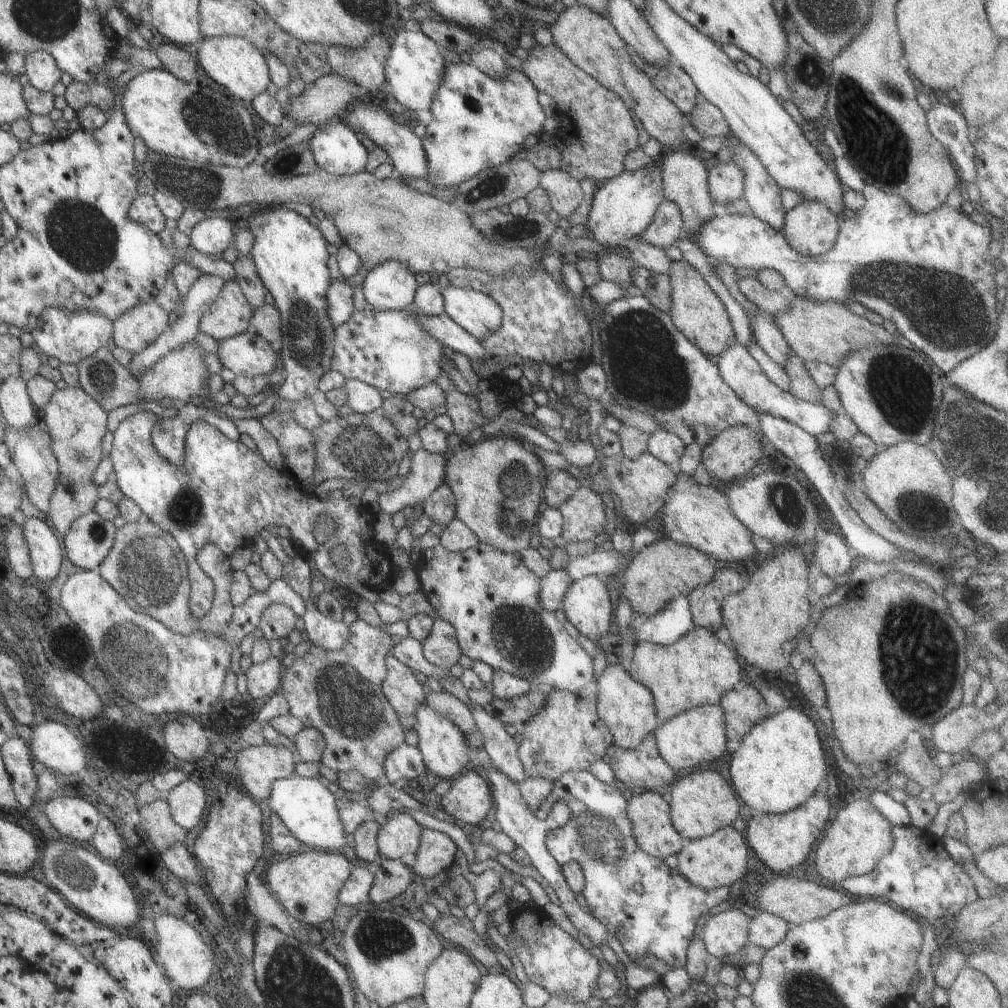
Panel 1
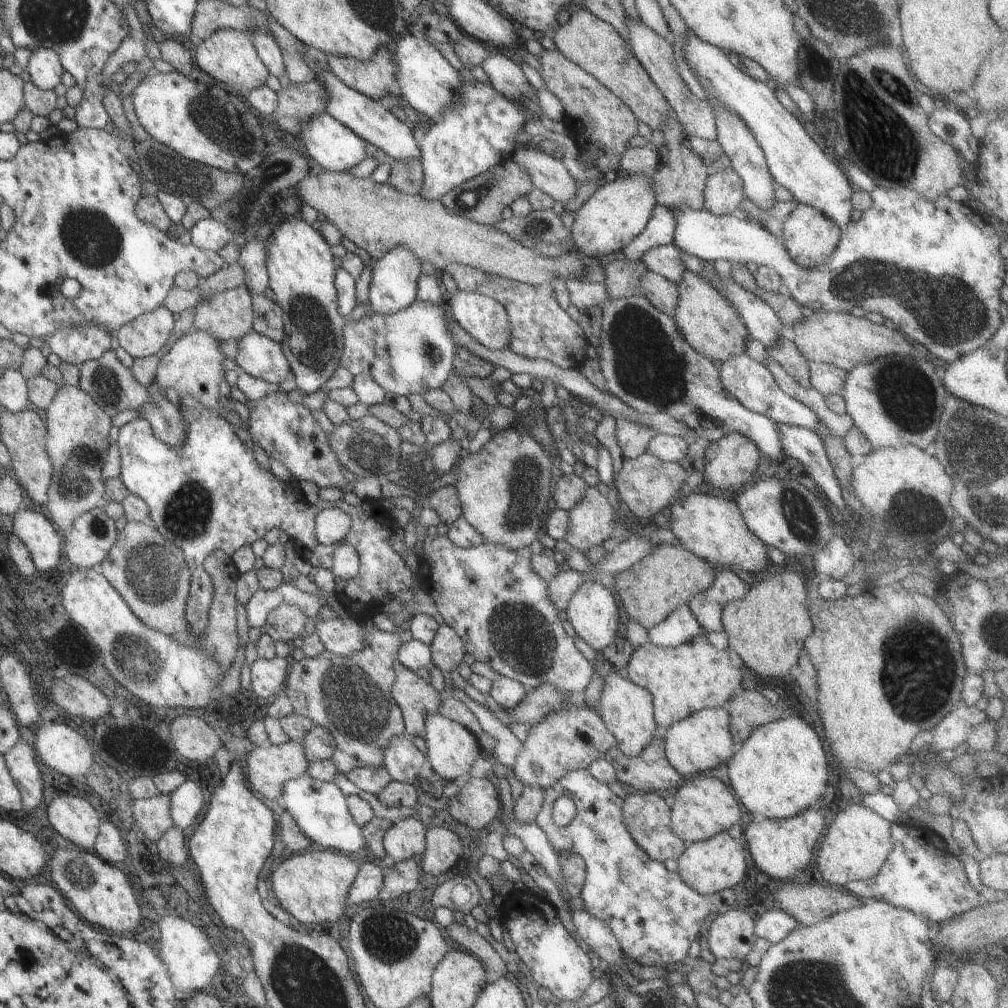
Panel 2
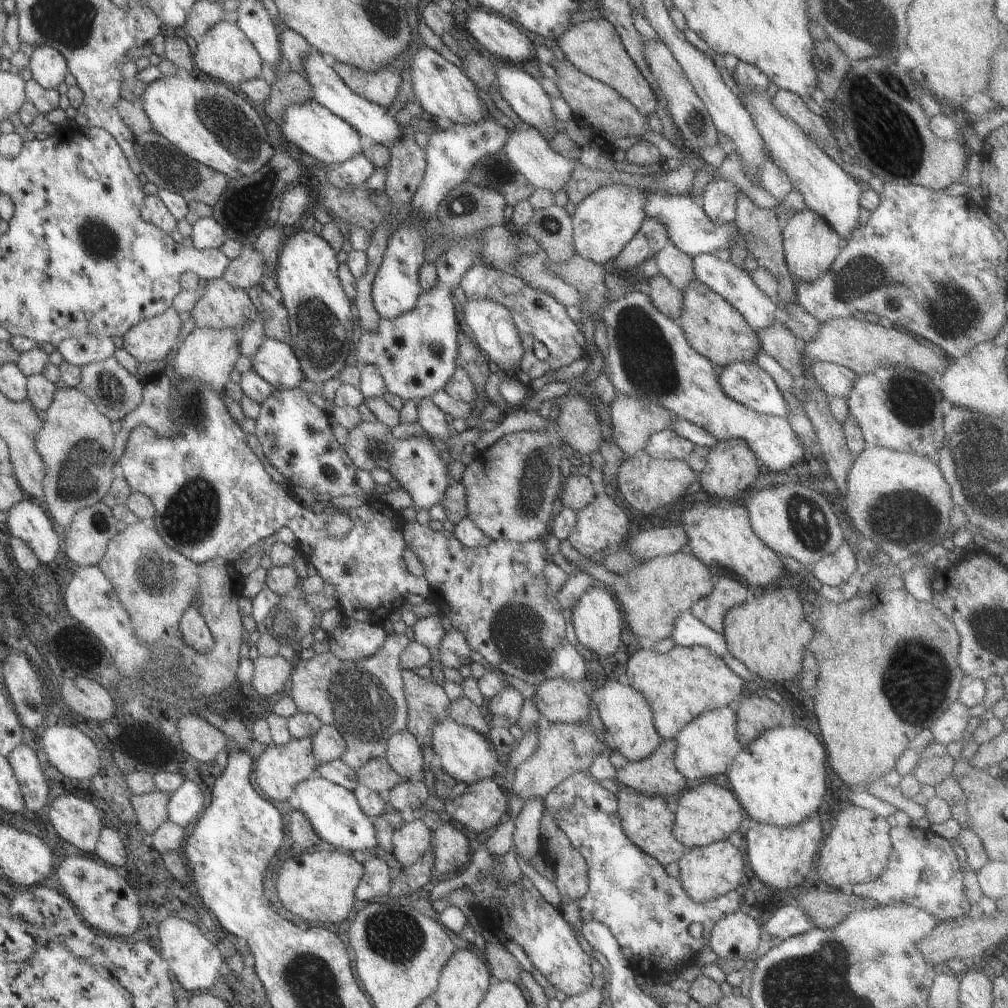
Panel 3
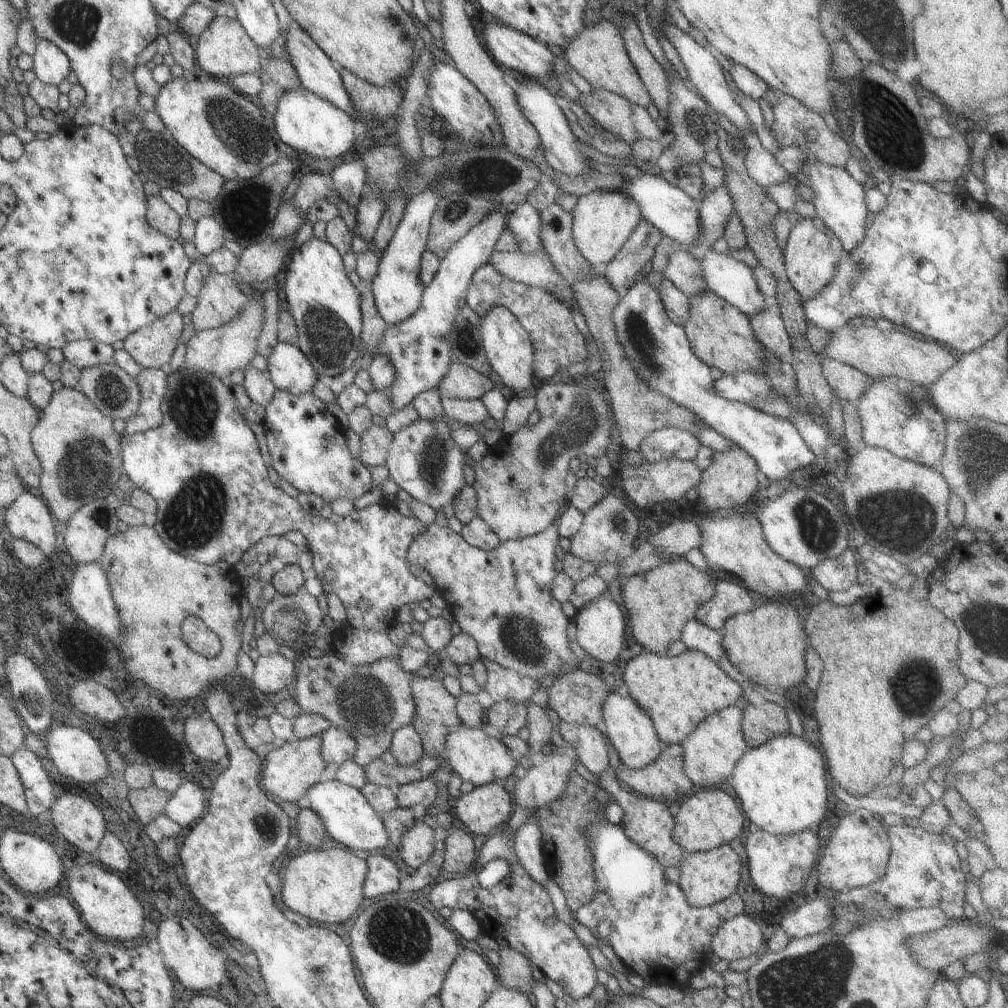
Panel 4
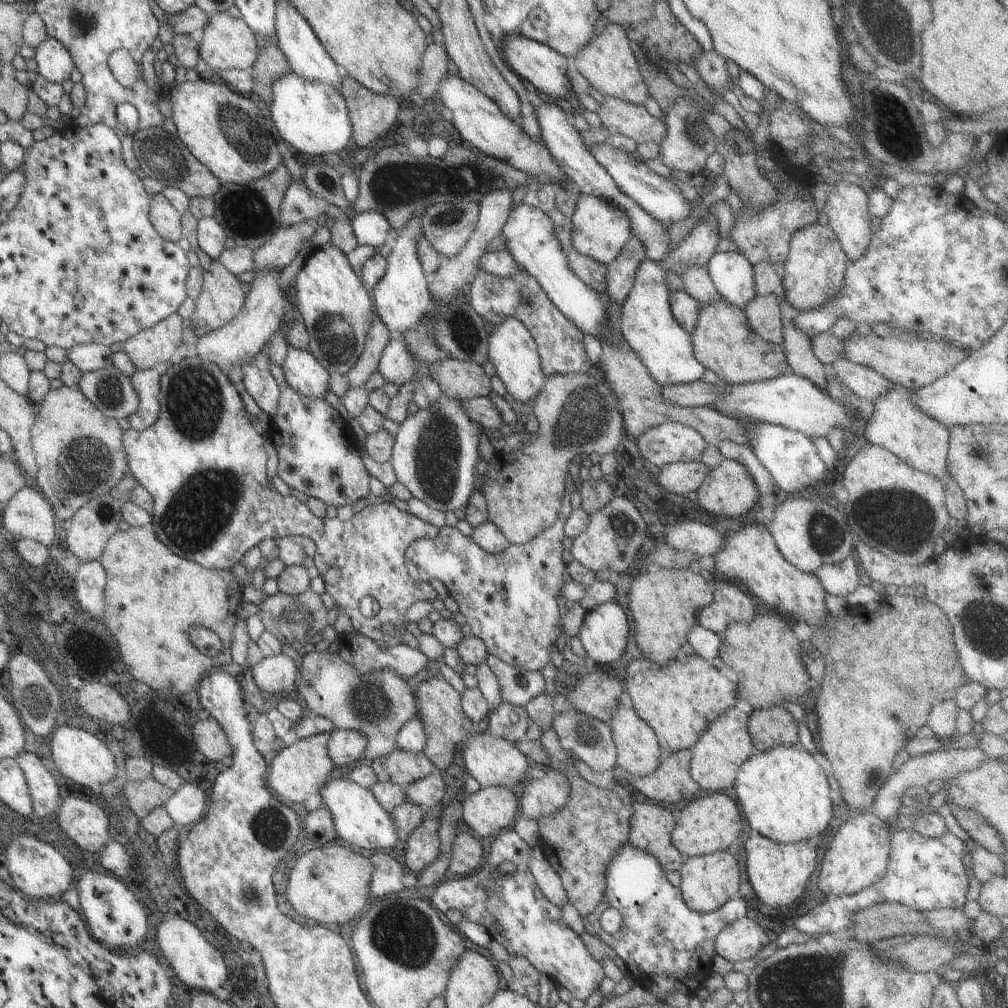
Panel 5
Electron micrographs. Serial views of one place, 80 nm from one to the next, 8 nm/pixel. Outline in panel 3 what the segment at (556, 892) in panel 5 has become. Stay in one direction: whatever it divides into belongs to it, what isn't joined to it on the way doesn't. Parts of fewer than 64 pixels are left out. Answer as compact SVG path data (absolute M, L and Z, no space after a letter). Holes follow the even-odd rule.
M523 799L522 809L514 821L512 846L514 854L528 862L535 854L540 854L540 818L543 811L541 799Z

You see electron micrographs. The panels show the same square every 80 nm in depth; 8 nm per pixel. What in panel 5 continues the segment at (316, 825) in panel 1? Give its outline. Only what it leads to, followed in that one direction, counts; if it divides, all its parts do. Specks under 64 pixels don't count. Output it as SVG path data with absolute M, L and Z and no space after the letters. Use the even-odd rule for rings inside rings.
M337 776L318 790L321 805L327 807L330 812L337 841L358 846L368 850L385 850L394 847L398 832L393 824L390 811L386 811L375 797L369 792L367 786L362 786L353 779L341 779Z

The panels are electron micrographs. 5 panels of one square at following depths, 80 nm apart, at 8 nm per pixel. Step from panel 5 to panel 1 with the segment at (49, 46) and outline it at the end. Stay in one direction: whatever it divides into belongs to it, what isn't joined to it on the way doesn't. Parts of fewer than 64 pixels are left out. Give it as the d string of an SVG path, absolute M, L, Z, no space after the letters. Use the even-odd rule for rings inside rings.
M32 51L25 56L23 74L27 78L27 85L39 91L51 91L62 73L47 52Z

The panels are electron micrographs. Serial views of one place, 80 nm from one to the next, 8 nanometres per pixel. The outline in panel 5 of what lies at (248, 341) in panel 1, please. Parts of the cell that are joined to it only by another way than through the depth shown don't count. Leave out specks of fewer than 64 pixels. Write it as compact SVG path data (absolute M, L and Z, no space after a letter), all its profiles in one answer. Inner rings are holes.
M287 346L287 354L280 368L286 384L299 394L323 399L330 390L327 369L307 350Z

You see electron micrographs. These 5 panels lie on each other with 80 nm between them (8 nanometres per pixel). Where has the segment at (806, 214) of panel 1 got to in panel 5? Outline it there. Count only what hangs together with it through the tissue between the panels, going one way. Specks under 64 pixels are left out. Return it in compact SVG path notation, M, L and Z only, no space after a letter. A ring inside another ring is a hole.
M807 225L795 231L782 262L780 286L786 303L797 312L818 309L836 296L842 286L844 268L849 264L836 236L827 225Z

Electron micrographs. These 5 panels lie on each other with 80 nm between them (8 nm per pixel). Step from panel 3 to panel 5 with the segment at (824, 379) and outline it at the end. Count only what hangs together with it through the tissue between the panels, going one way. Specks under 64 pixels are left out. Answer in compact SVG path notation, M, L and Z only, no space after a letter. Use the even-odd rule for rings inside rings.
M837 359L826 366L827 373L833 373L839 380L859 398L872 400L894 386L889 379L878 375L874 370L855 364L847 359Z

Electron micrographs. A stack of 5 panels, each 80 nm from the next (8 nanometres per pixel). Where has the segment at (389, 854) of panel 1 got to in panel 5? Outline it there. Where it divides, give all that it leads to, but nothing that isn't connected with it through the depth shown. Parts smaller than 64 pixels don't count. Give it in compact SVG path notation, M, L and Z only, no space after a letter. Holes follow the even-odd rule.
M424 816L421 824L409 834L404 842L403 862L414 874L418 874L439 856L437 826L439 820Z

